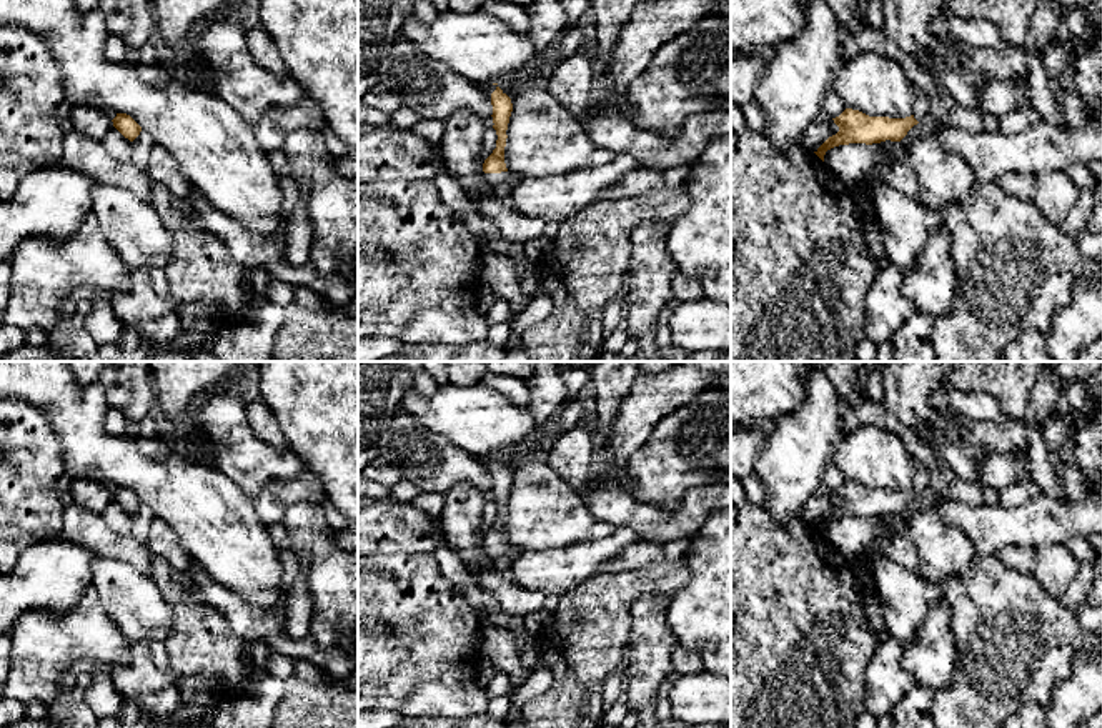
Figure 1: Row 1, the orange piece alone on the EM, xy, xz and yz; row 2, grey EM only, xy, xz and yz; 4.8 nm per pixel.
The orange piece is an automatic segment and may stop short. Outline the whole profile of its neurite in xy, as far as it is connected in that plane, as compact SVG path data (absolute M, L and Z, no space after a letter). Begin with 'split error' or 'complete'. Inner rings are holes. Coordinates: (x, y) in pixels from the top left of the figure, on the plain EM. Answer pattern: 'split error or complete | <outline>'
complete | M117 486L112 495L113 500L130 515L133 515L141 505L141 500L127 486Z

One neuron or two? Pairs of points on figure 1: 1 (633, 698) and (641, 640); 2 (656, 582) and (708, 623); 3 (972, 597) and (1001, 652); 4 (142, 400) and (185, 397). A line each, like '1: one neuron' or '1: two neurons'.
1: one neuron
2: two neurons
3: one neuron
4: two neurons

